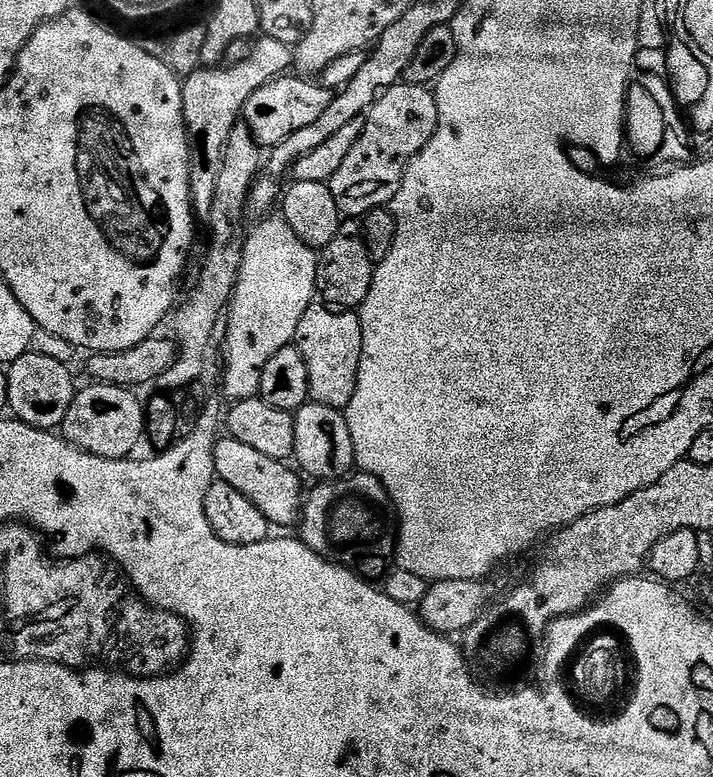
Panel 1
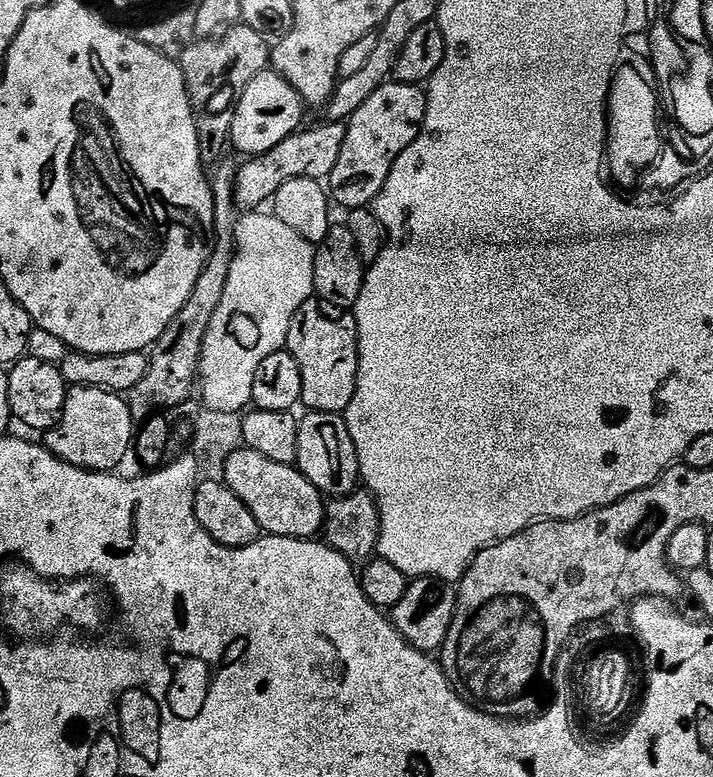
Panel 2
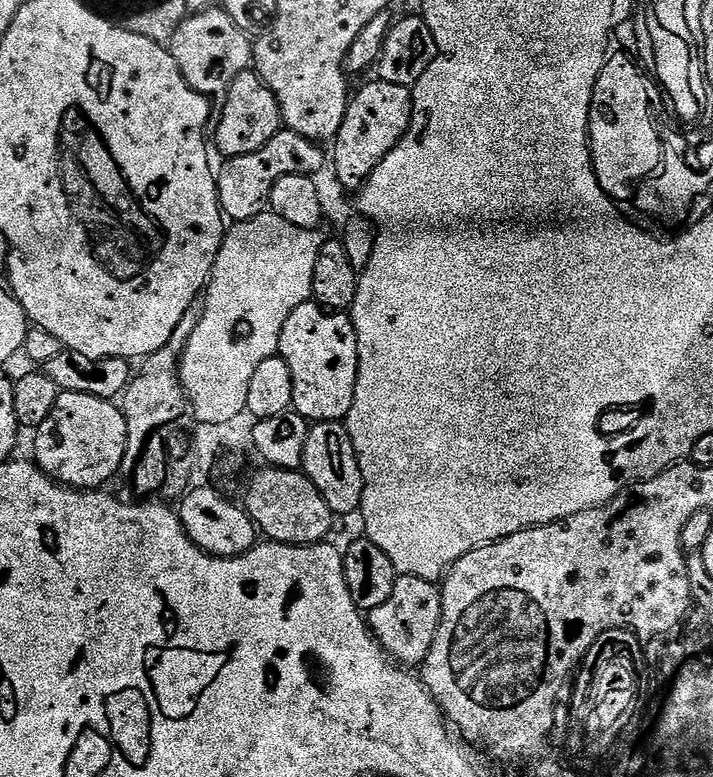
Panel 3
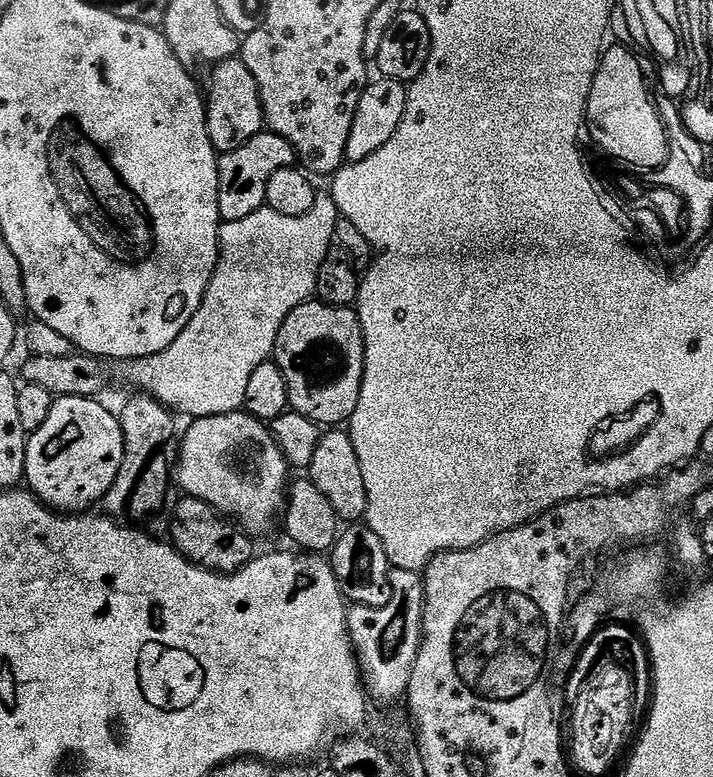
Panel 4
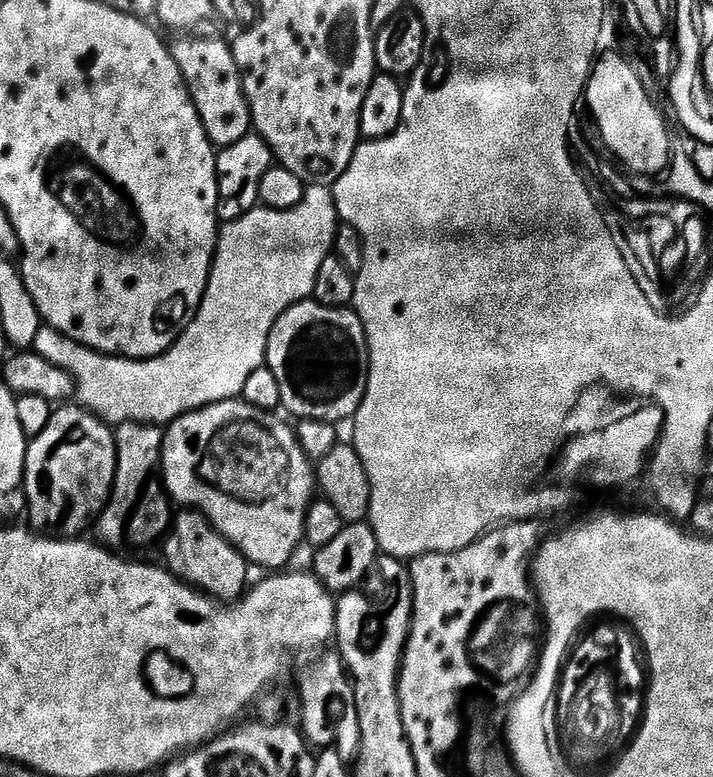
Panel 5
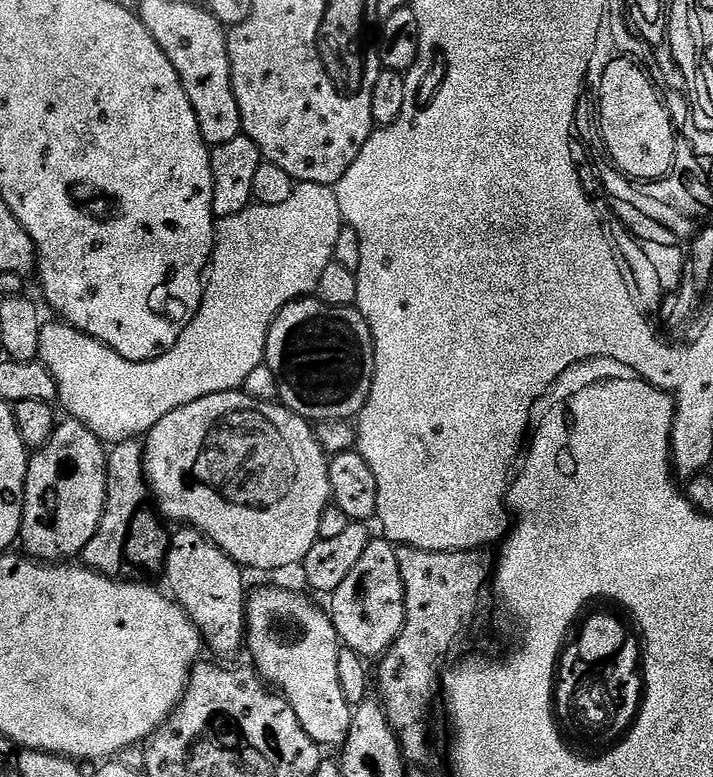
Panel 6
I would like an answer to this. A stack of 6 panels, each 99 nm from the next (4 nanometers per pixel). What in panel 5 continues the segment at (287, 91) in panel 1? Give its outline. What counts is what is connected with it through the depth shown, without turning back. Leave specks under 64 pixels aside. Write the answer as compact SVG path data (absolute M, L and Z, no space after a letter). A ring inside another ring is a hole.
M184 34L176 41L171 41L172 57L174 62L178 62L178 70L182 70L182 78L190 90L210 142L217 149L234 146L238 138L246 138L253 131L240 67L234 62L234 54L227 39L215 40L212 36L196 35L200 34Z

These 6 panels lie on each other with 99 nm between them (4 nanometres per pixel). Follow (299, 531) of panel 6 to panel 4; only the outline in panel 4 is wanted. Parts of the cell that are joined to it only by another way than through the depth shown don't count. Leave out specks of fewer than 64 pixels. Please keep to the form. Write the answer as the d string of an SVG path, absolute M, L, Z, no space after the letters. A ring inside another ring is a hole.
M243 410L193 419L180 444L174 480L181 493L205 500L249 534L264 532L286 507L290 469L265 421Z

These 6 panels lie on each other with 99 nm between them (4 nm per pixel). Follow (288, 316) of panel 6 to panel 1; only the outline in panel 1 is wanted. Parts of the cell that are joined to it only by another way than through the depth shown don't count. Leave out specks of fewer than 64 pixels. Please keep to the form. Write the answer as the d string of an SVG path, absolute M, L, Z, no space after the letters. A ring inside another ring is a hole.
M313 302L298 324L294 347L306 358L306 370L310 374L309 397L322 406L347 409L350 398L354 398L362 358L359 315L352 310L337 310L323 302Z

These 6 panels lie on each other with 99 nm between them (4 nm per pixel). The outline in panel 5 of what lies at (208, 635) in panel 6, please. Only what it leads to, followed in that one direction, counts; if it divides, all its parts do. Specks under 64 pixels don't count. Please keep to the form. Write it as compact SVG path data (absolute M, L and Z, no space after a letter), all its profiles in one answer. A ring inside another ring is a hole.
M180 510L175 513L172 531L163 541L166 567L172 575L191 584L210 596L225 602L239 600L249 587L250 565L245 556L219 532L209 520L195 510Z

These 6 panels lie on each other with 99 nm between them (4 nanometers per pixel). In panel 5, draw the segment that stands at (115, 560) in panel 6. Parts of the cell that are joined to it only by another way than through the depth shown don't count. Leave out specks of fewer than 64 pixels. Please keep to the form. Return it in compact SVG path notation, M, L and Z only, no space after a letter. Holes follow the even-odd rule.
M129 422L115 429L116 433L116 473L112 483L112 493L108 502L95 521L95 539L105 546L124 544L128 534L128 519L142 494L142 490L153 479L152 471L159 469L164 454L165 429L155 424Z

